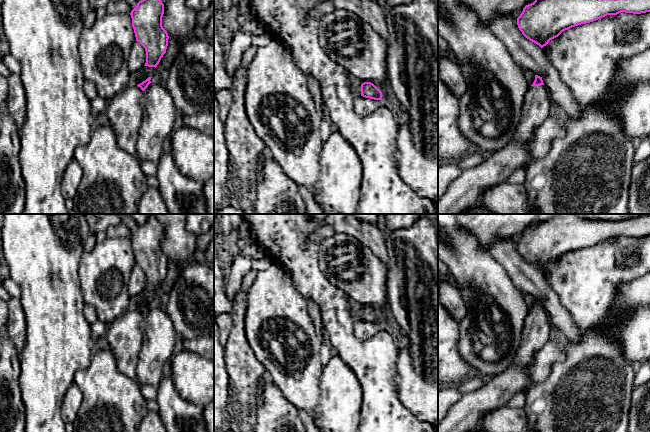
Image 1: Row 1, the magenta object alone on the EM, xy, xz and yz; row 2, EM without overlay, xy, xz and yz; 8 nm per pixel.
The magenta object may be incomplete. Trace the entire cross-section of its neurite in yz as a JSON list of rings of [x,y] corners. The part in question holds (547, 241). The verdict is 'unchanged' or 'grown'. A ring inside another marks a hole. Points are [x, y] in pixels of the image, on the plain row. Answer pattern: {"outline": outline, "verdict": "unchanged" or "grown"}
{"outline": [[[560,214],[526,229],[517,242],[522,258],[541,272],[563,255],[621,236],[650,236],[650,217],[607,222]]], "verdict": "unchanged"}

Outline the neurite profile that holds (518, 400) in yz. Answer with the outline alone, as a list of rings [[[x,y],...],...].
[[[524,393],[515,394],[507,403],[512,408],[523,408],[525,406],[526,400]]]

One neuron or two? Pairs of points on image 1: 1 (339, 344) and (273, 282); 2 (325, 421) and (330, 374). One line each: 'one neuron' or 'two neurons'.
1: two neurons
2: one neuron

